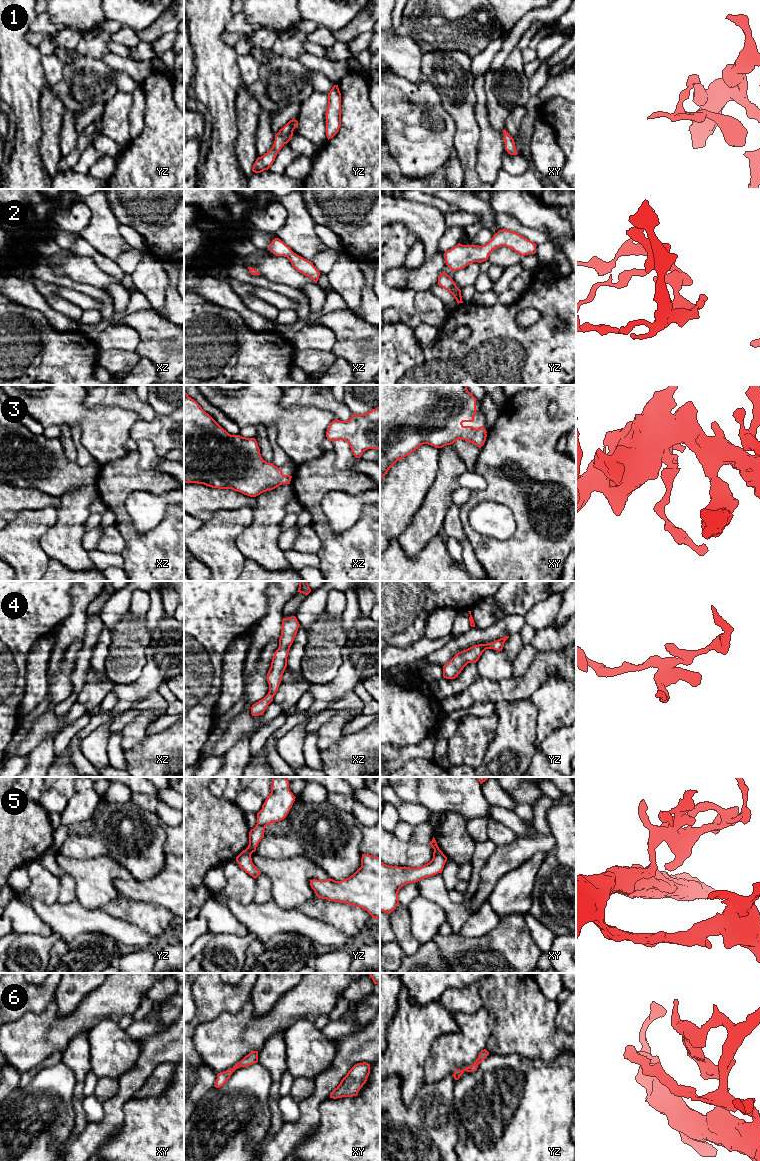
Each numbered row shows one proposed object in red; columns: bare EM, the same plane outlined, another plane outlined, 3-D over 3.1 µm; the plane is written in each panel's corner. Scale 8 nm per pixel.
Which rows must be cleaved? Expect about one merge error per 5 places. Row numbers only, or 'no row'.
5

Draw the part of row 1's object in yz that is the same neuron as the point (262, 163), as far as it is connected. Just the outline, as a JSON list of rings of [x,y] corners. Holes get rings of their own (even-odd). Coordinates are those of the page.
[[[295,119],[290,120],[279,132],[275,135],[275,141],[272,148],[263,156],[258,157],[253,165],[252,171],[261,173],[268,170],[275,161],[275,158],[281,148],[287,144],[292,136],[295,128],[298,128],[298,121]]]

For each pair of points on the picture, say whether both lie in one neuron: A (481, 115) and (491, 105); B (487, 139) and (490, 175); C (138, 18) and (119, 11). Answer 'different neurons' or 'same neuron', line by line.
A: different neurons
B: same neuron
C: same neuron

